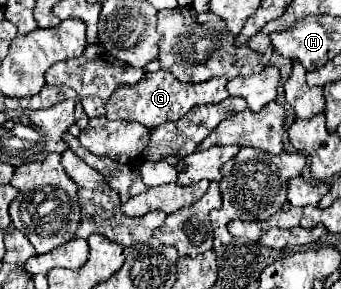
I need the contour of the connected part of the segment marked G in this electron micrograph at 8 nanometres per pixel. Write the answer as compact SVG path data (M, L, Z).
M153 72L145 74L137 84L119 86L113 96L107 100L107 118L109 120L125 120L125 122L141 122L147 128L155 128L167 120L183 118L193 106L199 104L219 104L229 92L225 90L227 78L211 78L201 84L181 84L177 78L171 78L169 72Z

